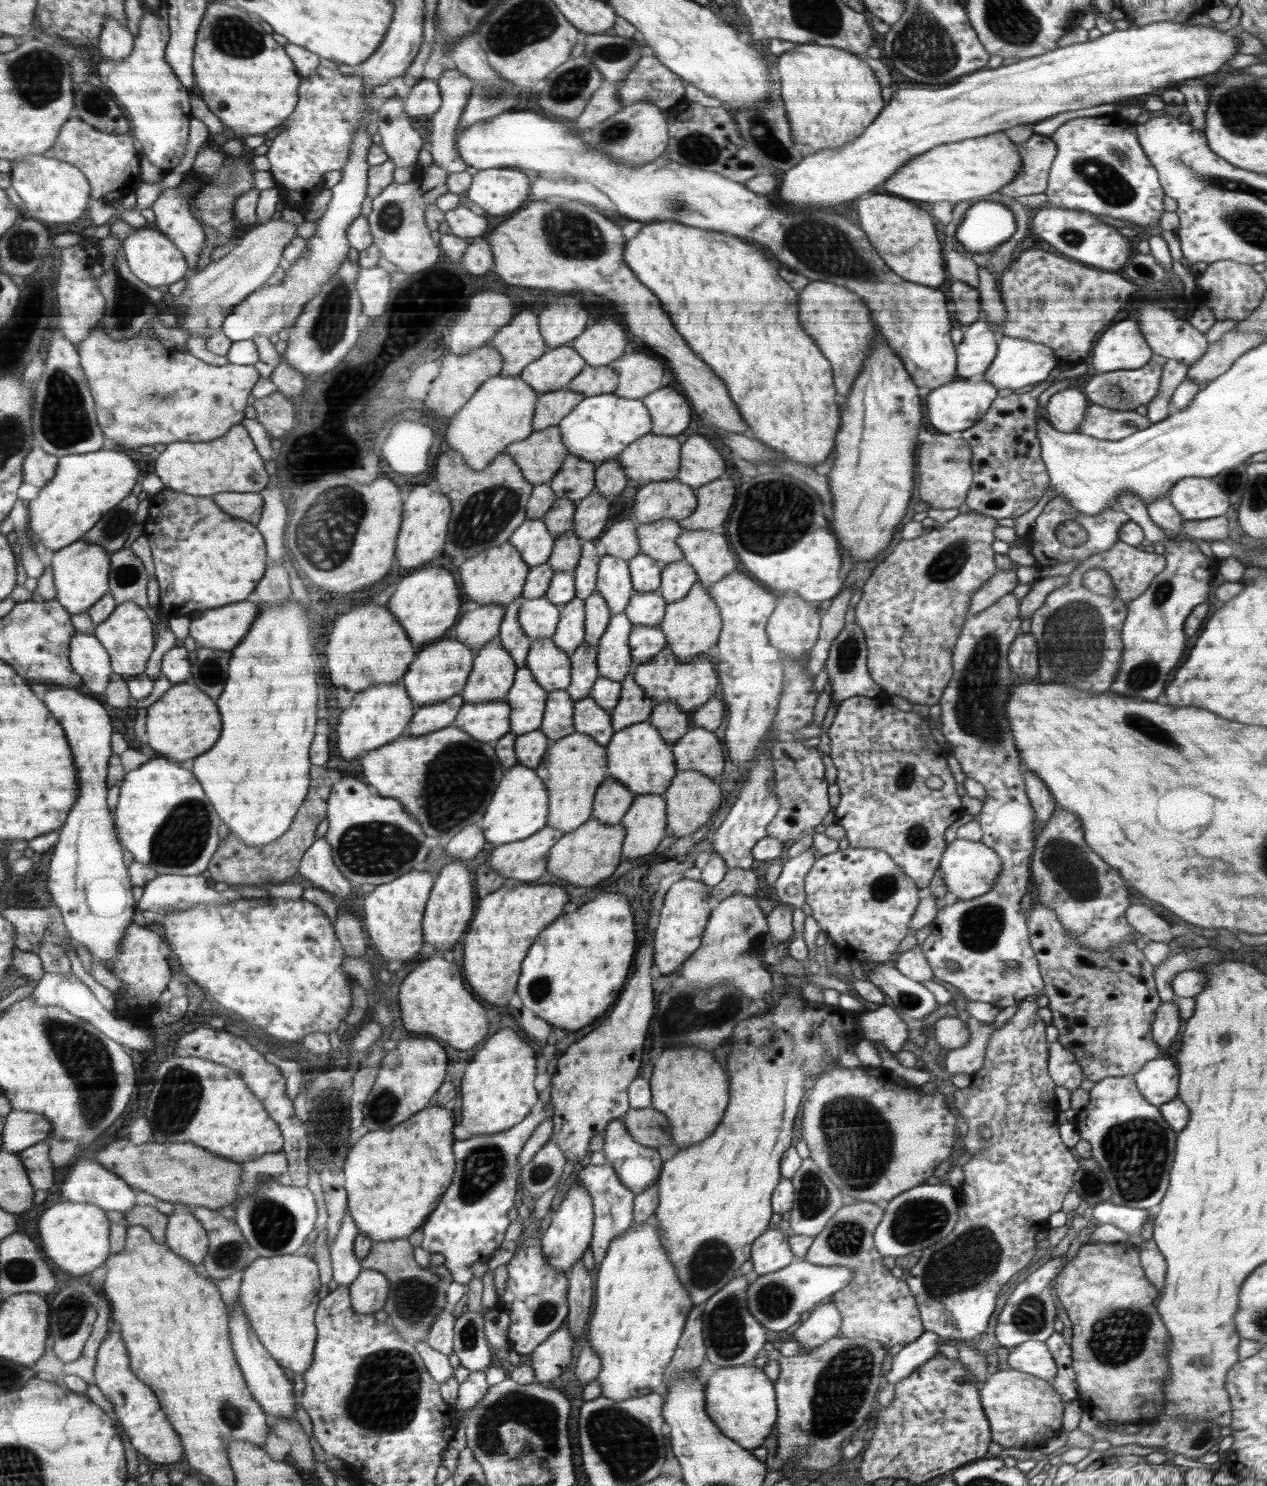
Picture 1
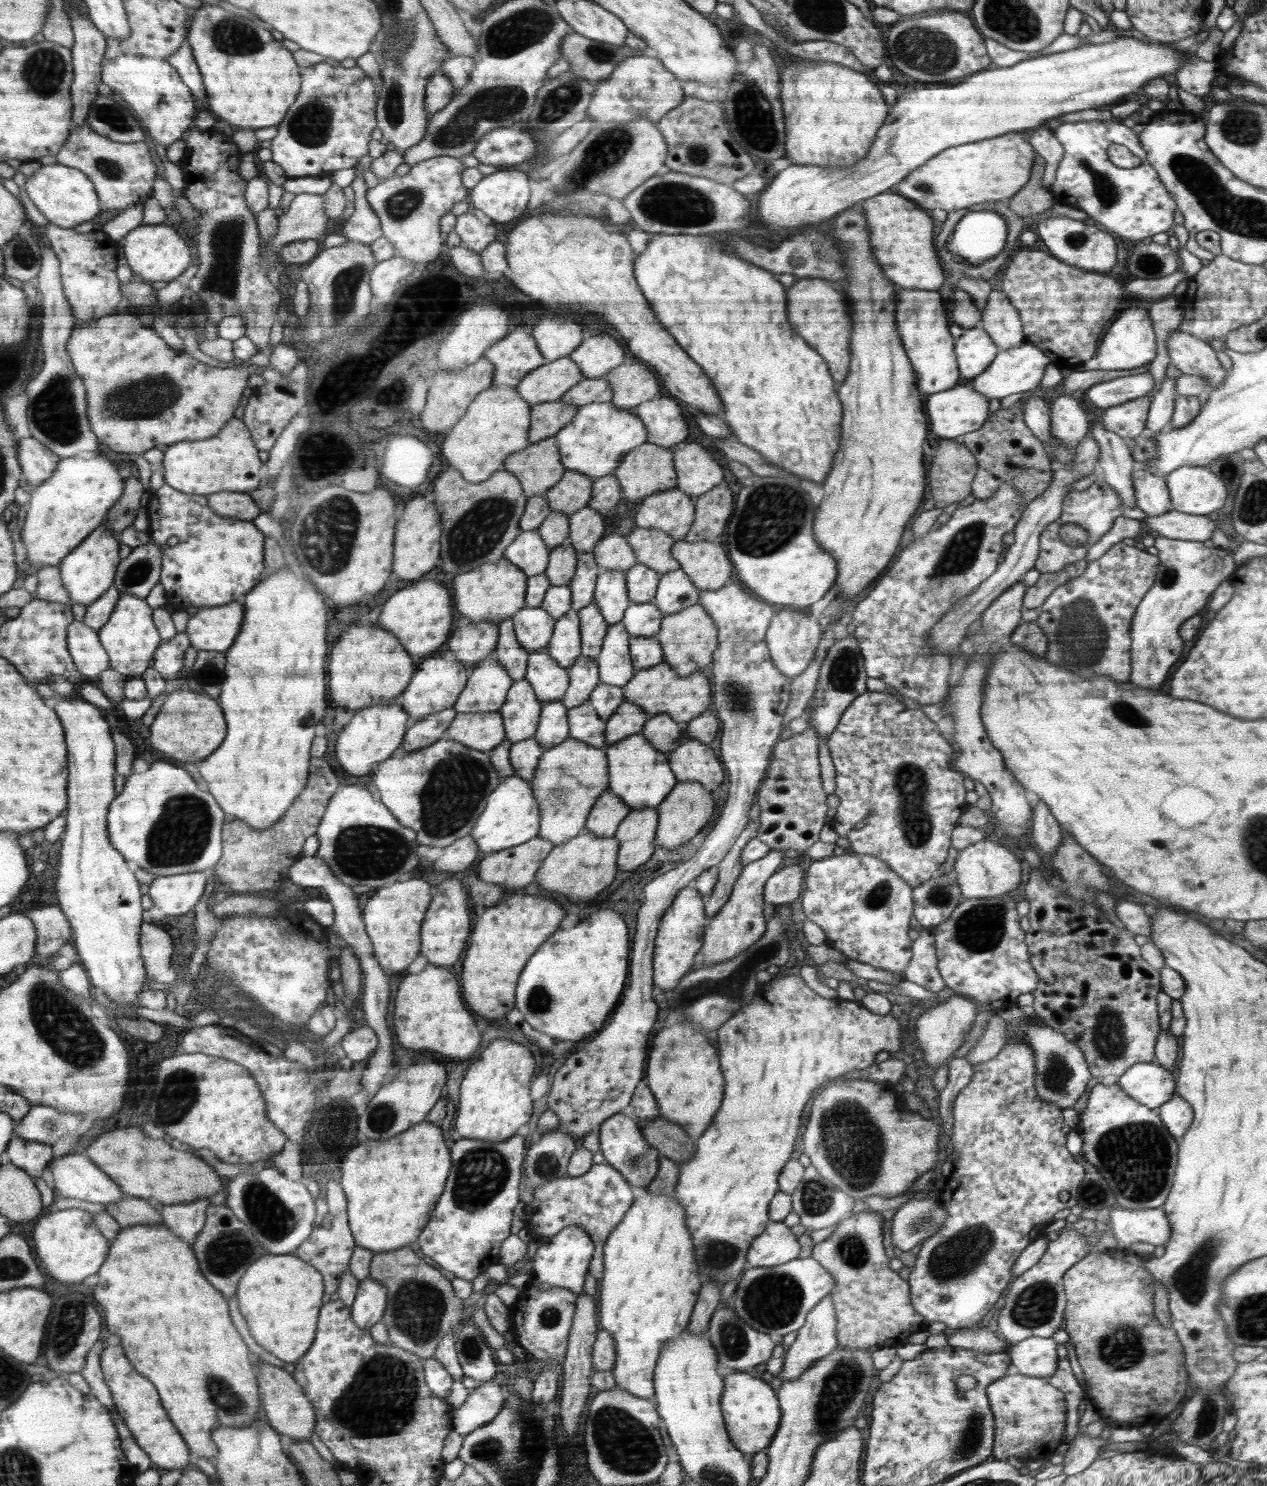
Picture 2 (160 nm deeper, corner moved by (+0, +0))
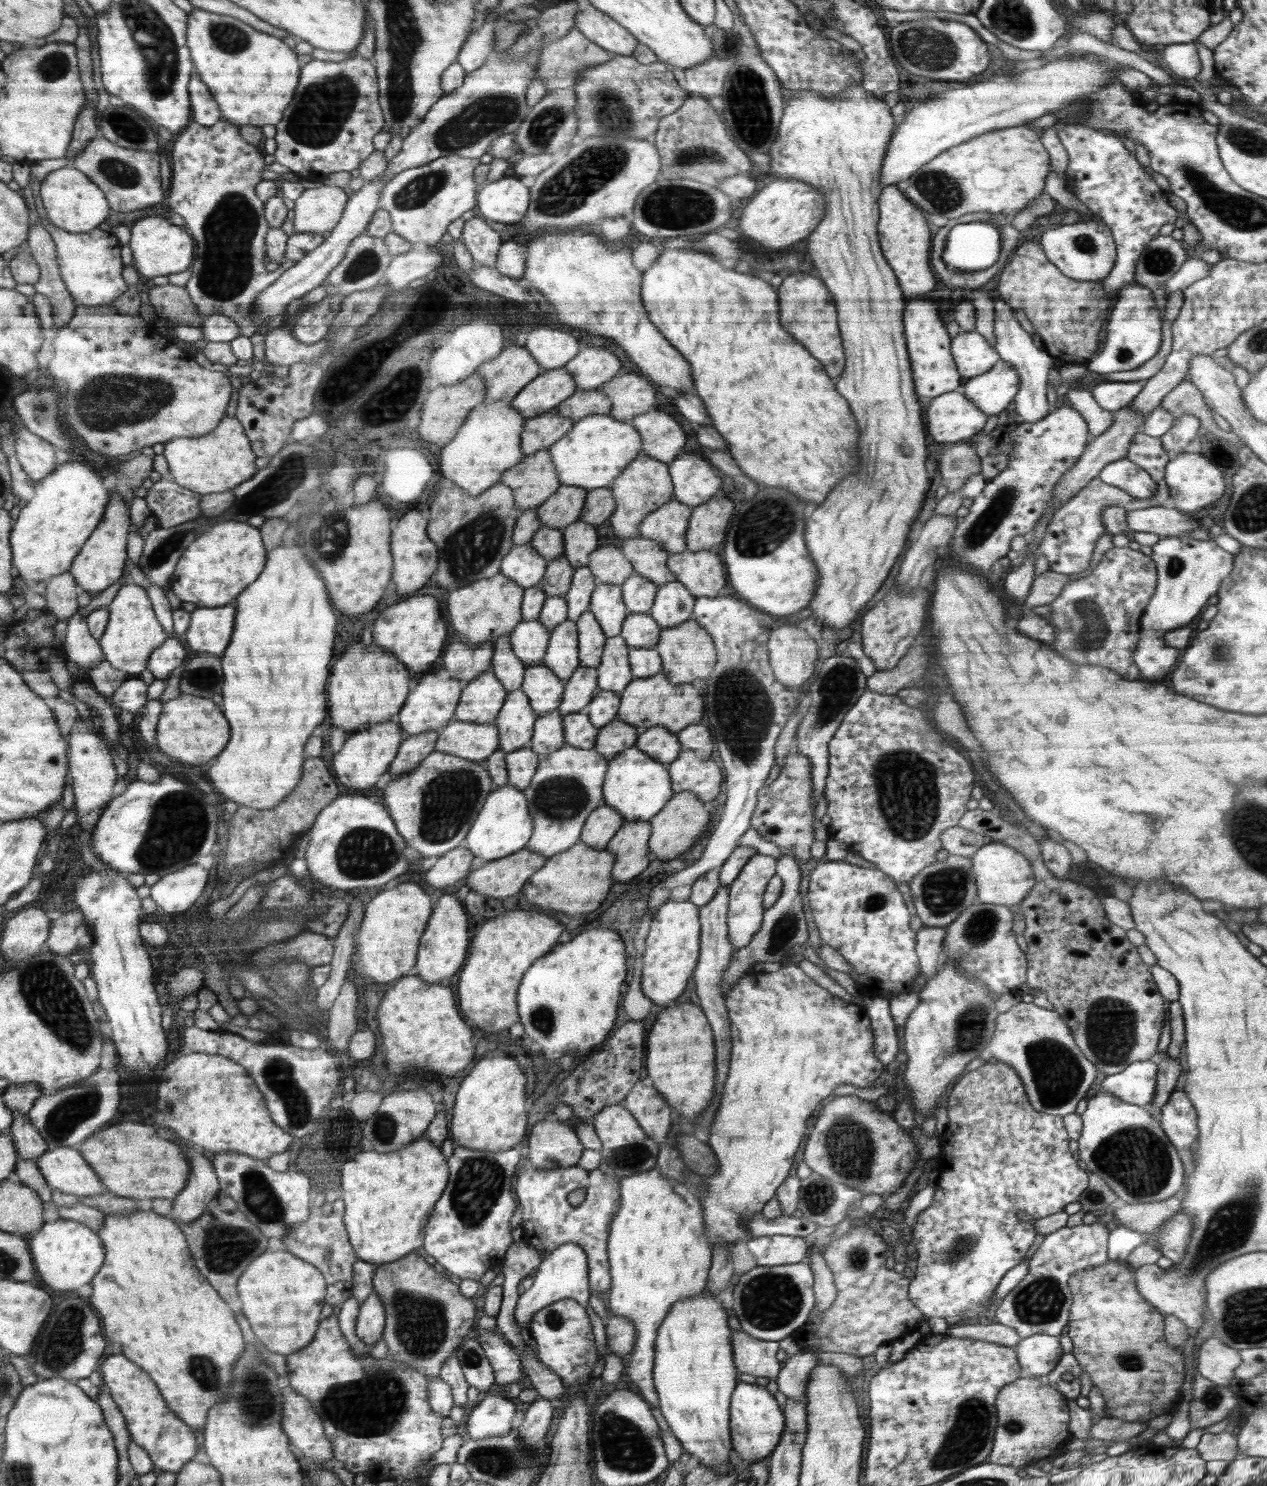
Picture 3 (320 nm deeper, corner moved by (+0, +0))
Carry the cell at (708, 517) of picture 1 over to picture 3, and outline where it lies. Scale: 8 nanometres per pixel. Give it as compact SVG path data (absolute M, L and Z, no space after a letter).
M726 496L696 506L687 530L687 550L690 552L710 551L712 546L724 540L728 522L733 518L734 502Z

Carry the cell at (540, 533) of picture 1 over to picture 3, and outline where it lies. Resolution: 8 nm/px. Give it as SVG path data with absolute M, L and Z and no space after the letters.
M530 544L514 545L508 556L505 556L500 571L526 590L542 582L547 563Z

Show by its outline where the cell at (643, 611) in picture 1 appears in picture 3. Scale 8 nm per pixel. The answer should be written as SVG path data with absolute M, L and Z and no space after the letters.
M632 612L624 619L621 635L634 648L655 648L662 631L648 612Z

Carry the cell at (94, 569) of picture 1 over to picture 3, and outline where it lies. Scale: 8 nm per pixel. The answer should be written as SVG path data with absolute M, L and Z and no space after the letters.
M112 493L102 522L92 531L90 538L83 545L82 551L71 564L71 570L69 570L75 576L80 591L88 591L92 595L101 593L122 576L122 568L126 562L128 530L130 530L128 506L124 504L120 493Z

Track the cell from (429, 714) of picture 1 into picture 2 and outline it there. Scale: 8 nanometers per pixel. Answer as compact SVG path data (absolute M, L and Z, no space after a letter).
M453 708L429 714L419 722L410 723L404 741L398 748L398 753L406 754L434 744L442 733L450 726L458 714Z

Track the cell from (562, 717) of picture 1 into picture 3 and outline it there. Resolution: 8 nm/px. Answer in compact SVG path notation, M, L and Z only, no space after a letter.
M558 709L540 715L536 719L534 734L528 747L543 757L564 744L563 716Z

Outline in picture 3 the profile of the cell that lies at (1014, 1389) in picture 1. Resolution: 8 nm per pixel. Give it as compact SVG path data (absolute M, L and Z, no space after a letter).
M1022 1376L1011 1384L1004 1386L996 1397L997 1426L994 1430L995 1437L991 1453L987 1461L1002 1466L1012 1466L1019 1469L1020 1466L1028 1466L1034 1463L1041 1452L1040 1458L1050 1456L1058 1446L1072 1440L1069 1432L1069 1408L1066 1406L1066 1398L1052 1386L1045 1385L1043 1379Z

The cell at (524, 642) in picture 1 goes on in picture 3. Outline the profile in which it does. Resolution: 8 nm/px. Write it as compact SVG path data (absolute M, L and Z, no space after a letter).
M505 634L494 642L495 654L491 660L491 672L495 673L502 681L504 689L511 694L514 690L521 688L526 666L514 654L509 636L510 634Z

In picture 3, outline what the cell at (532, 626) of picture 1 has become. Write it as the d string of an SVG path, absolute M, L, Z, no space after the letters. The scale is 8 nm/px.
M522 619L509 637L514 654L526 668L543 664L544 655L550 646L551 631L538 619Z

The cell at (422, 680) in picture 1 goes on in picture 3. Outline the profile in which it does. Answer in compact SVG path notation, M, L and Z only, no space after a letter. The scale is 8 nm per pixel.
M438 669L424 674L418 681L416 688L413 688L410 696L408 696L407 703L396 716L406 737L423 734L429 730L439 730L454 720L455 711L462 698L463 688L467 684L466 680L460 681L455 678L442 680L437 673Z

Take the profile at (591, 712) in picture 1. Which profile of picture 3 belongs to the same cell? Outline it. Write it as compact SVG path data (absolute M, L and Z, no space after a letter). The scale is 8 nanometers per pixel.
M588 709L568 714L563 717L564 742L582 749L592 749L599 736L599 728L591 723Z

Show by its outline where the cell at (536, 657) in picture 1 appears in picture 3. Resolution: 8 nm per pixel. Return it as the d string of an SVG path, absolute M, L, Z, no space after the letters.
M539 664L526 668L521 688L539 717L559 708L565 686L565 681L560 680L550 668Z

